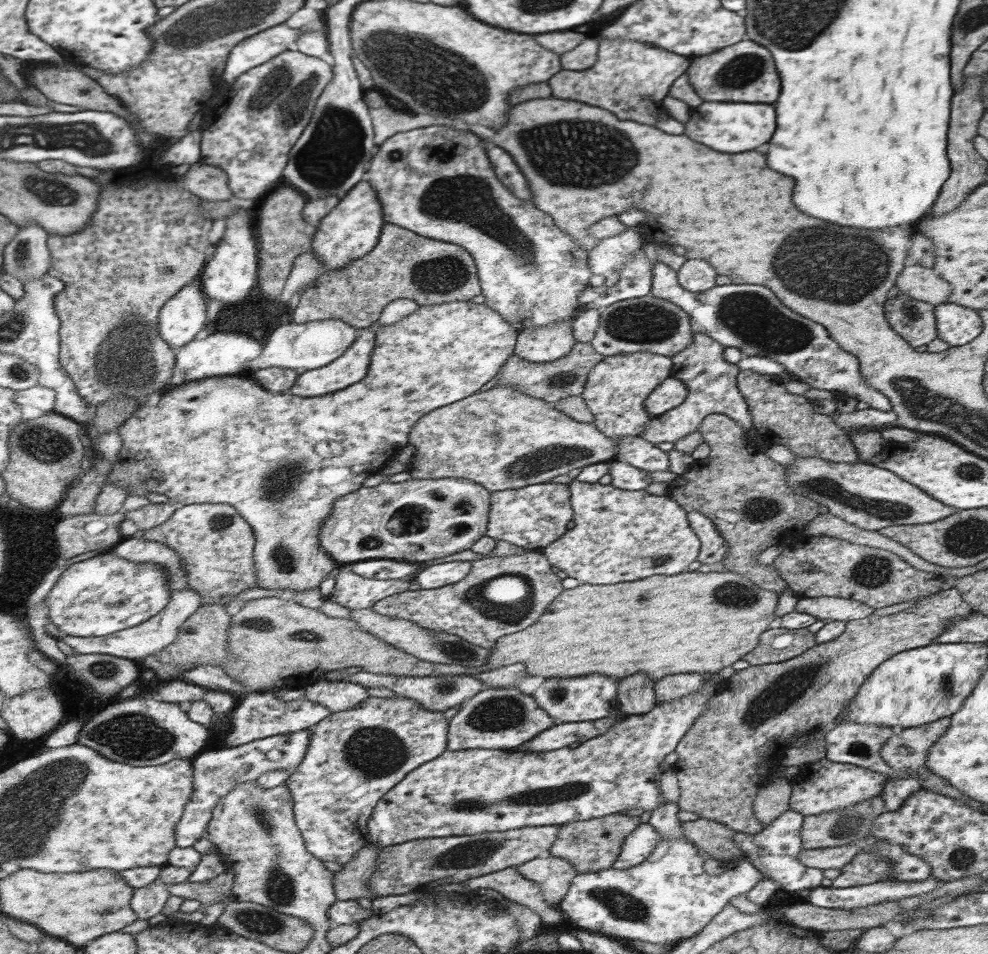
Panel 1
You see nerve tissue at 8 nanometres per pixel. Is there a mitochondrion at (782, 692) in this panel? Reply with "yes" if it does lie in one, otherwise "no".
yes

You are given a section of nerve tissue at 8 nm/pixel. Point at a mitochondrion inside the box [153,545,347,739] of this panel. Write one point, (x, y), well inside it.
(263, 624)

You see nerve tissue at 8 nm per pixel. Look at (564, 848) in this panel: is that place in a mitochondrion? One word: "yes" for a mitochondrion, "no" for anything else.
no

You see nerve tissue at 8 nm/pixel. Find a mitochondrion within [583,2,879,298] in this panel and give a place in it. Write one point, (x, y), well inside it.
(746, 68)

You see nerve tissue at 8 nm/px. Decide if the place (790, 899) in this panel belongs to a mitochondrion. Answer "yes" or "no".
no

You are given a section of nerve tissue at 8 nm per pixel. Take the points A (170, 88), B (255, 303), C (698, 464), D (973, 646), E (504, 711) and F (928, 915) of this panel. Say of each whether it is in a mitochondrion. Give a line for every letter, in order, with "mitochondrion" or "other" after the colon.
A: other
B: other
C: other
D: other
E: mitochondrion
F: mitochondrion

